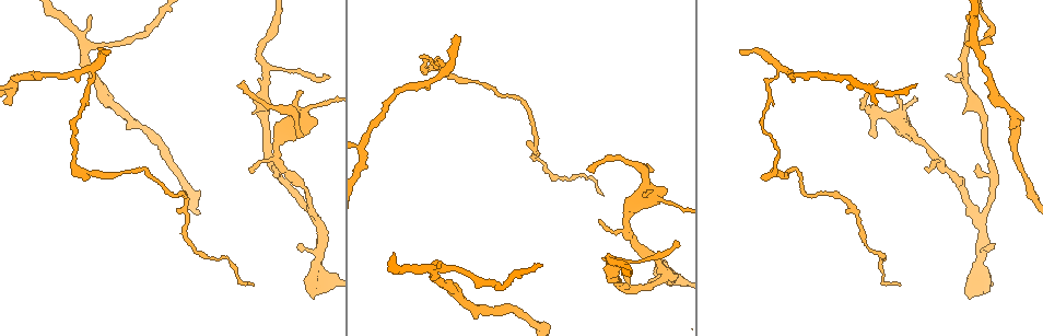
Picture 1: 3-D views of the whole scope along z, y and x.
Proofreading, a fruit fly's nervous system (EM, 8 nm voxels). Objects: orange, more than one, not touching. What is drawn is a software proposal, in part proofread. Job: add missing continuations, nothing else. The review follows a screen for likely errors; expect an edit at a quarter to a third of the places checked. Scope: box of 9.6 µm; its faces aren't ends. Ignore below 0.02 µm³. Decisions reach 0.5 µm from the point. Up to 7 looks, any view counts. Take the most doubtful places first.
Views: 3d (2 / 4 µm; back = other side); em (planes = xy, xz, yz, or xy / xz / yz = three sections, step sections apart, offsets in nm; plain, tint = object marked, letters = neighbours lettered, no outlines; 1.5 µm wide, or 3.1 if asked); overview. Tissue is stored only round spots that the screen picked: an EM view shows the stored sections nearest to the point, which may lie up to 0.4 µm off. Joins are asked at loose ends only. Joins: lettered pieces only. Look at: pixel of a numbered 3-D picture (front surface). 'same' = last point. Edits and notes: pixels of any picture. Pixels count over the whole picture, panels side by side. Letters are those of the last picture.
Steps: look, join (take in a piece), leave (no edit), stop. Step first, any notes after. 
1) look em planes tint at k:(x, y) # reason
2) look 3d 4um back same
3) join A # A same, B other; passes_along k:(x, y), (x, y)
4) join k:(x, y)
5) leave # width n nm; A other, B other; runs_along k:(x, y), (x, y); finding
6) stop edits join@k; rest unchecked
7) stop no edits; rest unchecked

look 3d 2um back at 1:(663, 260) # free end

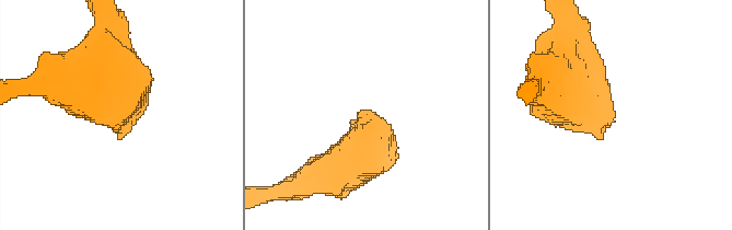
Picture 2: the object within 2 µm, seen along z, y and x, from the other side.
look em planes letters at 2:(122, 139)

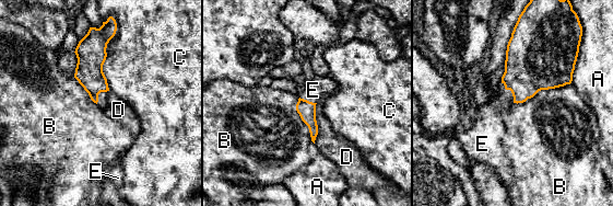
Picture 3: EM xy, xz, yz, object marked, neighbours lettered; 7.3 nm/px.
join 3:(488, 116) # A other, B other, C other, D other, E same; passes_along 3:(532, 64), (510, 90), (488, 116); it goes on there

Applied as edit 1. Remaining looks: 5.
look em planes letters at 1:(925, 166) # free end

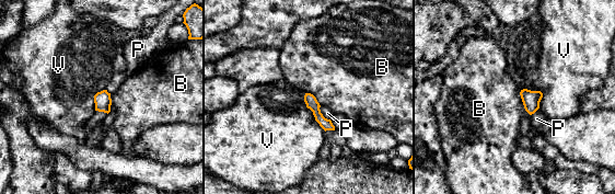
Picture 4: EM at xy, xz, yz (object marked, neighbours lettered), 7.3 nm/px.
leave # B other, P other, V other; runs_along 4:(308, 95), (317, 115), (331, 127); no lettered piece goes on from it

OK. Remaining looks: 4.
look 3d 4um at 1:(456, 35)

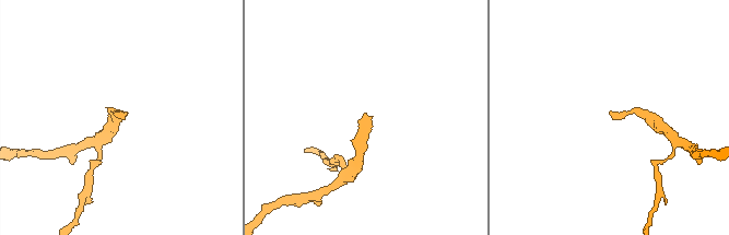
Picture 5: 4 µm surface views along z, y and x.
look em xy step 4 letters at 5:(125, 114)

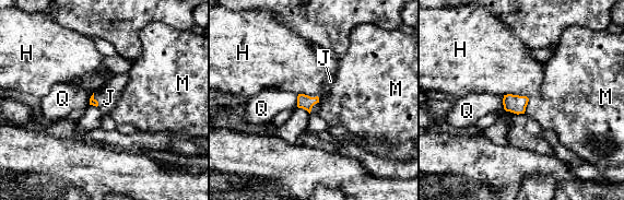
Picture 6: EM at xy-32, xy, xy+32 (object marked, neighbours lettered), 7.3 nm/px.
join 6:(330, 81) # H other, J same, M other, Q other; the neuron continues

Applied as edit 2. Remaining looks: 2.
stop edits join@3, join@6; rest unchecked

